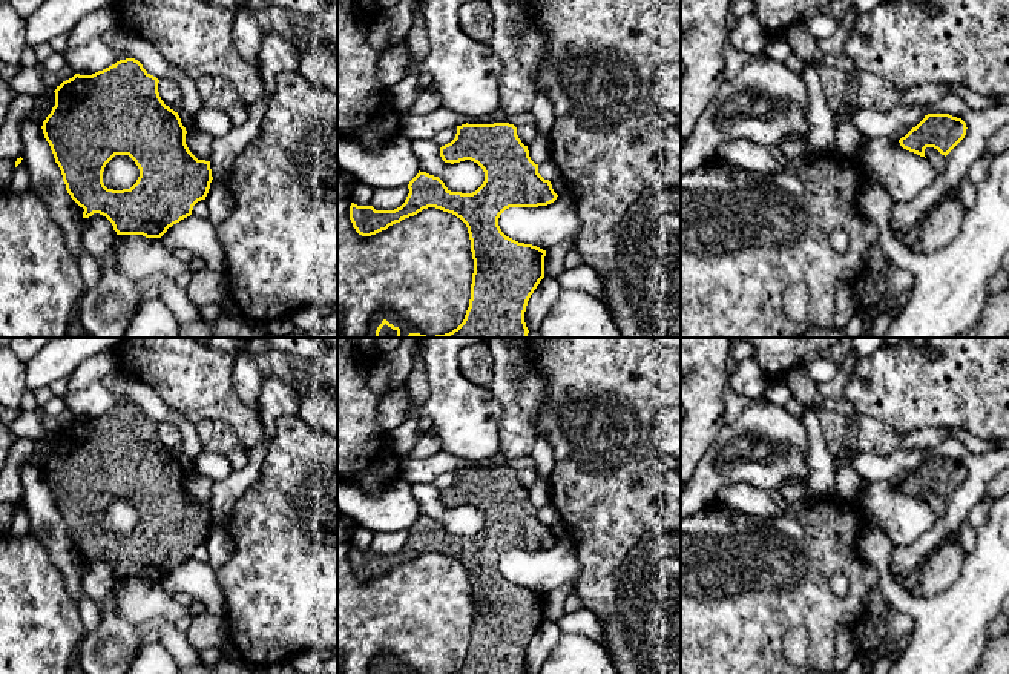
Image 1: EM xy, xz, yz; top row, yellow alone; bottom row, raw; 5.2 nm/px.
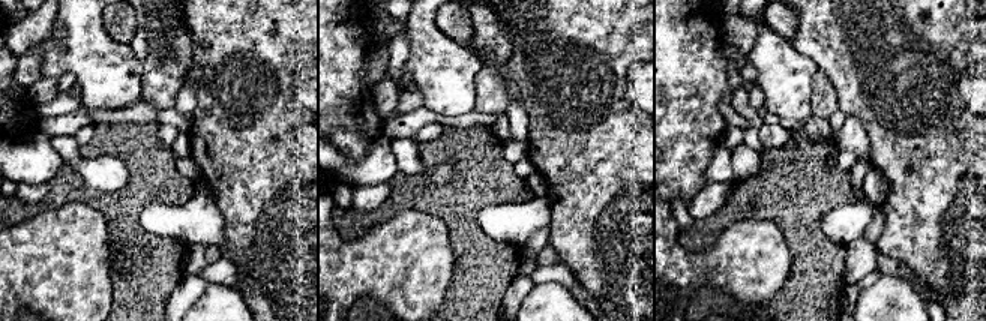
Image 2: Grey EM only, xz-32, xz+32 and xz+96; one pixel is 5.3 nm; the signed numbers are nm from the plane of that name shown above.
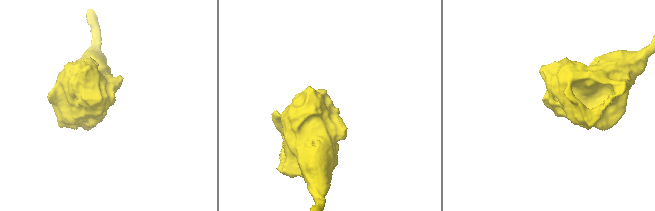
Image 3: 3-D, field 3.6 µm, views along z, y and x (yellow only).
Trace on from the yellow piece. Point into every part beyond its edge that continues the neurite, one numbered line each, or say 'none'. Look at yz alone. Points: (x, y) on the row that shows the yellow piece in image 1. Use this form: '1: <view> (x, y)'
none

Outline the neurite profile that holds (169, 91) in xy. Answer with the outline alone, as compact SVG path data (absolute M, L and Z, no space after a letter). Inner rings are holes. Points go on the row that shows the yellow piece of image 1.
M172 78L159 80L158 92L166 106L173 109L175 112L179 112L181 103L182 103L182 95L181 95L181 89L175 80L172 80Z

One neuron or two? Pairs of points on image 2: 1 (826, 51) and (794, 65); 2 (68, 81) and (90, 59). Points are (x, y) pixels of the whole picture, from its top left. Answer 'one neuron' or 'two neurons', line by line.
1: two neurons
2: two neurons

